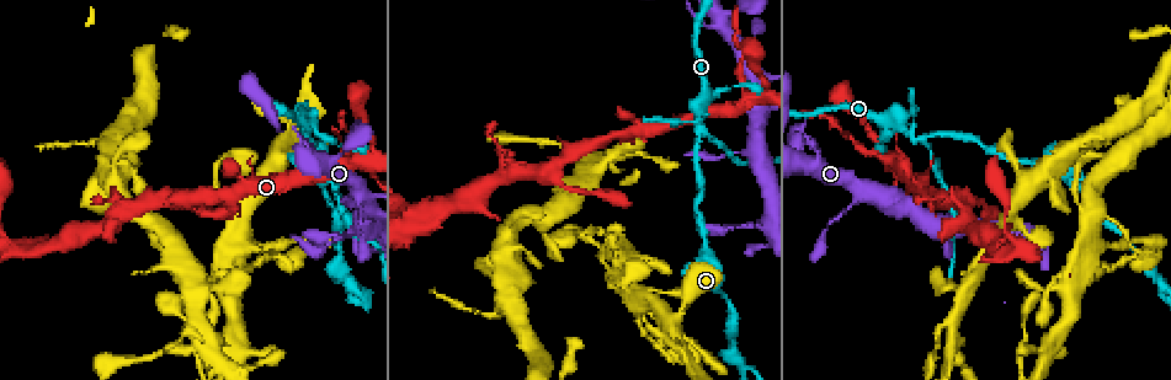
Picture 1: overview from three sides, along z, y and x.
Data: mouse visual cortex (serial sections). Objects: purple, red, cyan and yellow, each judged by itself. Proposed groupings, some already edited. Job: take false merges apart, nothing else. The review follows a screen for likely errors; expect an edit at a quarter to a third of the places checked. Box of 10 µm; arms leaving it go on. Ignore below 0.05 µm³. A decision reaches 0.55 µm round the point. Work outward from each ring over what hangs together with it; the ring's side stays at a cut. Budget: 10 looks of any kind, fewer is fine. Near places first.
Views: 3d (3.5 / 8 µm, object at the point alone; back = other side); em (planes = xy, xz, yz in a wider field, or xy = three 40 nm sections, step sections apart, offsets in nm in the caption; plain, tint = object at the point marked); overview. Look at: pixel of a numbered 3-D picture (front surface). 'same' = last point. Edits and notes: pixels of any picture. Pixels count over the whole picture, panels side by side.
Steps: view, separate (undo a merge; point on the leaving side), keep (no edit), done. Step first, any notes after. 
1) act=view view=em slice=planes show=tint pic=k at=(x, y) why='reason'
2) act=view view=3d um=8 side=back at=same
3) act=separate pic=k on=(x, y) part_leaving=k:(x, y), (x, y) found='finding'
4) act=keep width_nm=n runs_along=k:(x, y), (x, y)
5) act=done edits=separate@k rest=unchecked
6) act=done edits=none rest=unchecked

act=view view=3d um=3.5 pic=1 at=(1085, 210) why='four arms meet'

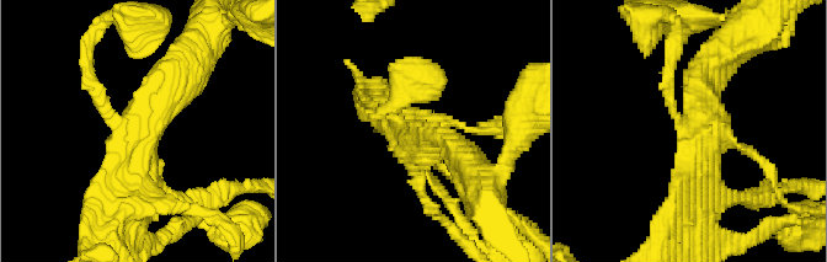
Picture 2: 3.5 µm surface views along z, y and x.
act=view view=em slice=xy step=3 show=tint pic=2 at=(690, 123) why='need the tissue'

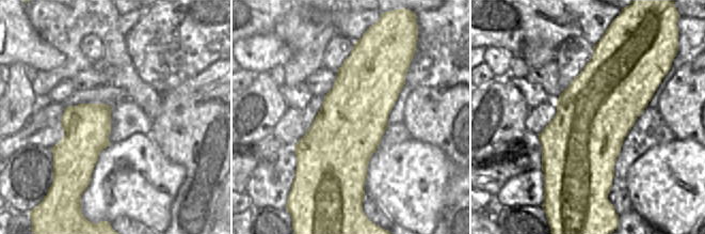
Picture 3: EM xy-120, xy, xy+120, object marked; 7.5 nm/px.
act=keep runs_along=2:(185, 62), (135, 134), (124, 209) found='continuous, no second cell'

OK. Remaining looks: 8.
act=view view=3d um=3.5 pic=1 at=(920, 138) why='a fork'

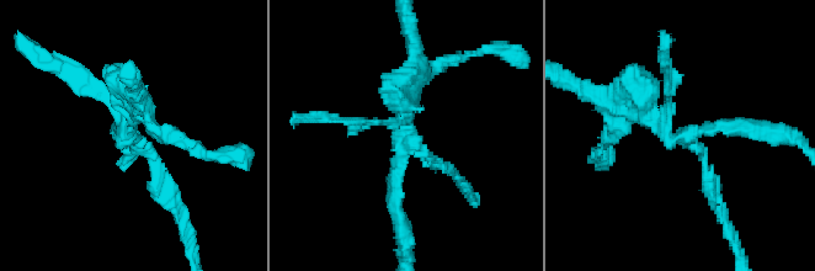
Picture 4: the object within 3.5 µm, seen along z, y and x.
act=view view=em slice=xy step=1 show=tint pic=4 at=(683, 134) why='now the EM'

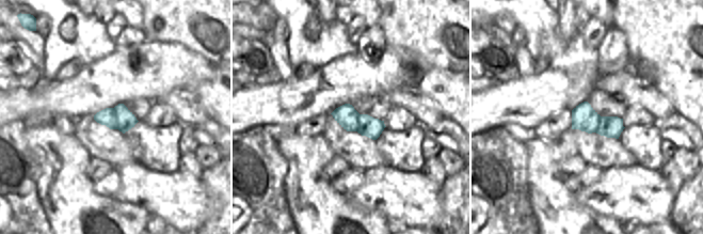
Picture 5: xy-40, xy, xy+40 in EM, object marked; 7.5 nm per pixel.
act=separate pic=4 on=(85, 93) found='a second cell is stuck on'

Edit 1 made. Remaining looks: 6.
act=view view=3d um=3.5 side=back pic=1 at=(418, 218) why='three arms meet'

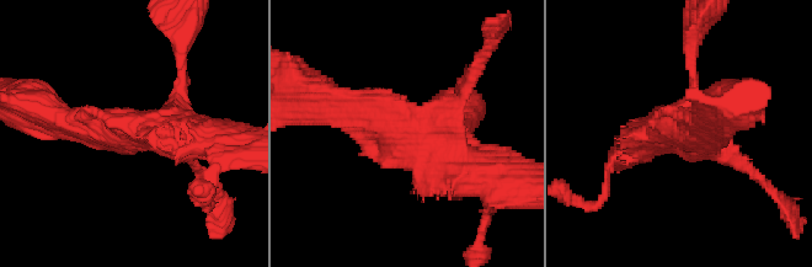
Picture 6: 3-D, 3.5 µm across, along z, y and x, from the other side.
act=view view=em slice=planes show=tint pic=6 at=(683, 136) why='need the tissue'

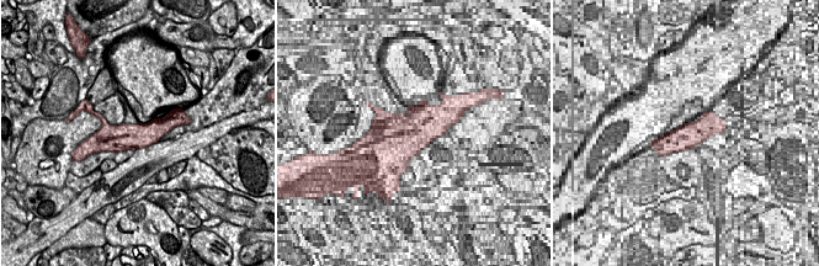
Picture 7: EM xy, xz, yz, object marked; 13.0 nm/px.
act=view view=em slice=xy step=3 show=tint at=same why='cut it another way'

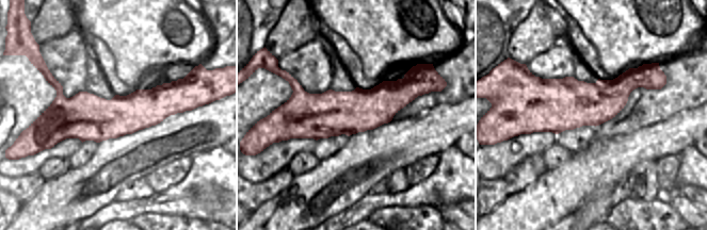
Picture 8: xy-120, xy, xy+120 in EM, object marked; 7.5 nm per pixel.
act=keep runs_along=6:(329, 107), (427, 154), (450, 132) found='all the same cell'

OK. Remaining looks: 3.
act=view view=3d um=8 pic=1 at=(194, 349) why='three-way junction'

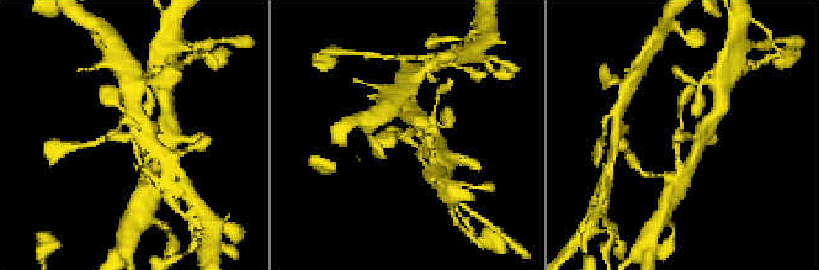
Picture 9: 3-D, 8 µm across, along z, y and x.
act=view view=3d um=3.5 at=same why='zoom in'

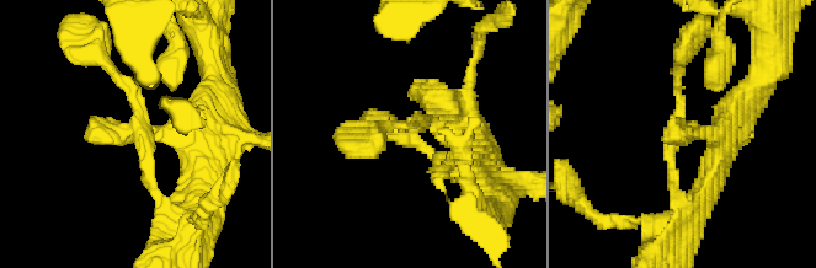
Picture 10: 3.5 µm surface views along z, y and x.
act=view view=em slice=planes show=tint pic=10 at=(683, 126)

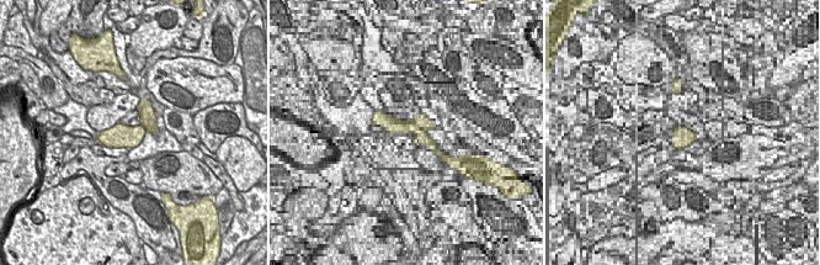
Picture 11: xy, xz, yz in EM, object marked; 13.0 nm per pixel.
act=keep runs_along=10:(193, 122), (137, 129), (133, 95), (95, 53) found='continuous, no second cell'

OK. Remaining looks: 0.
act=done edits=separate@4 rest=unchecked

